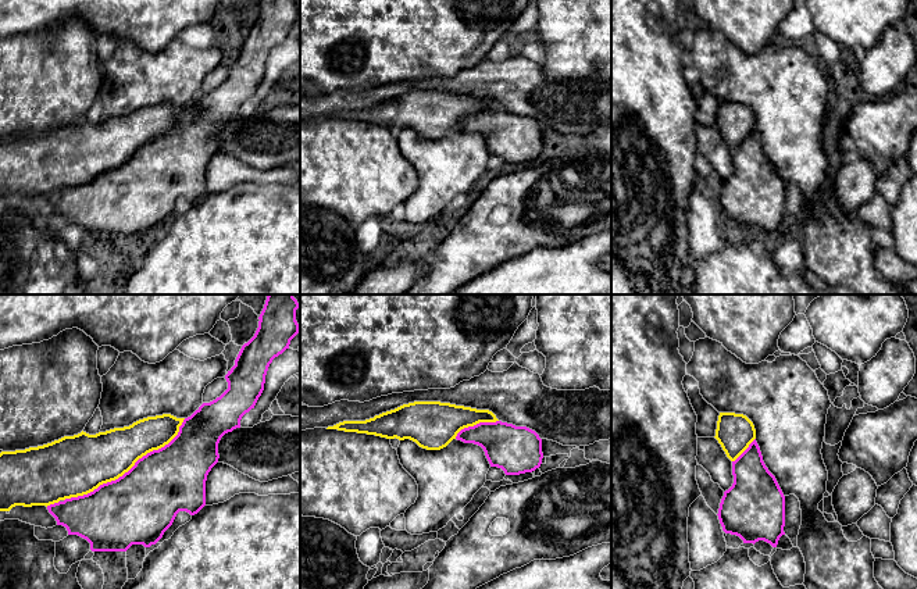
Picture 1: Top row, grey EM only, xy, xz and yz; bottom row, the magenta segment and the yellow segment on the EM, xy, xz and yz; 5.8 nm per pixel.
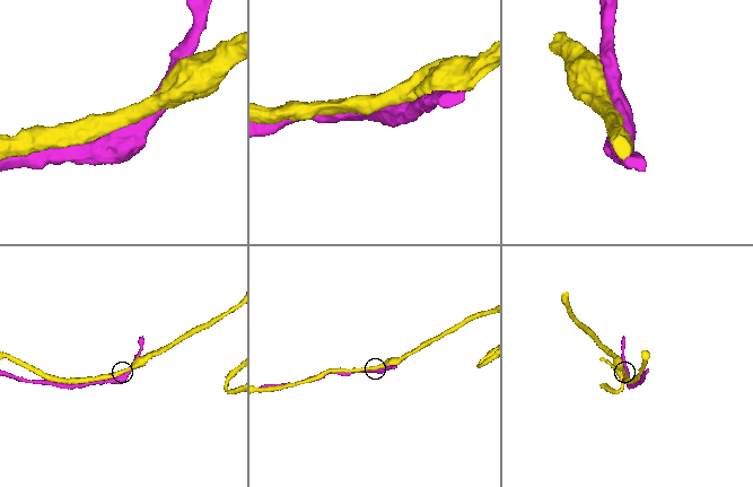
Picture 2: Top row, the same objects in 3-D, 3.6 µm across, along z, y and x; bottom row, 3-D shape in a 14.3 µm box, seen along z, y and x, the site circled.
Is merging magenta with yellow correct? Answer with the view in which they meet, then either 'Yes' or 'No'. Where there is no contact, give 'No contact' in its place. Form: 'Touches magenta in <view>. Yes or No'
Touches magenta in xy. Yes

